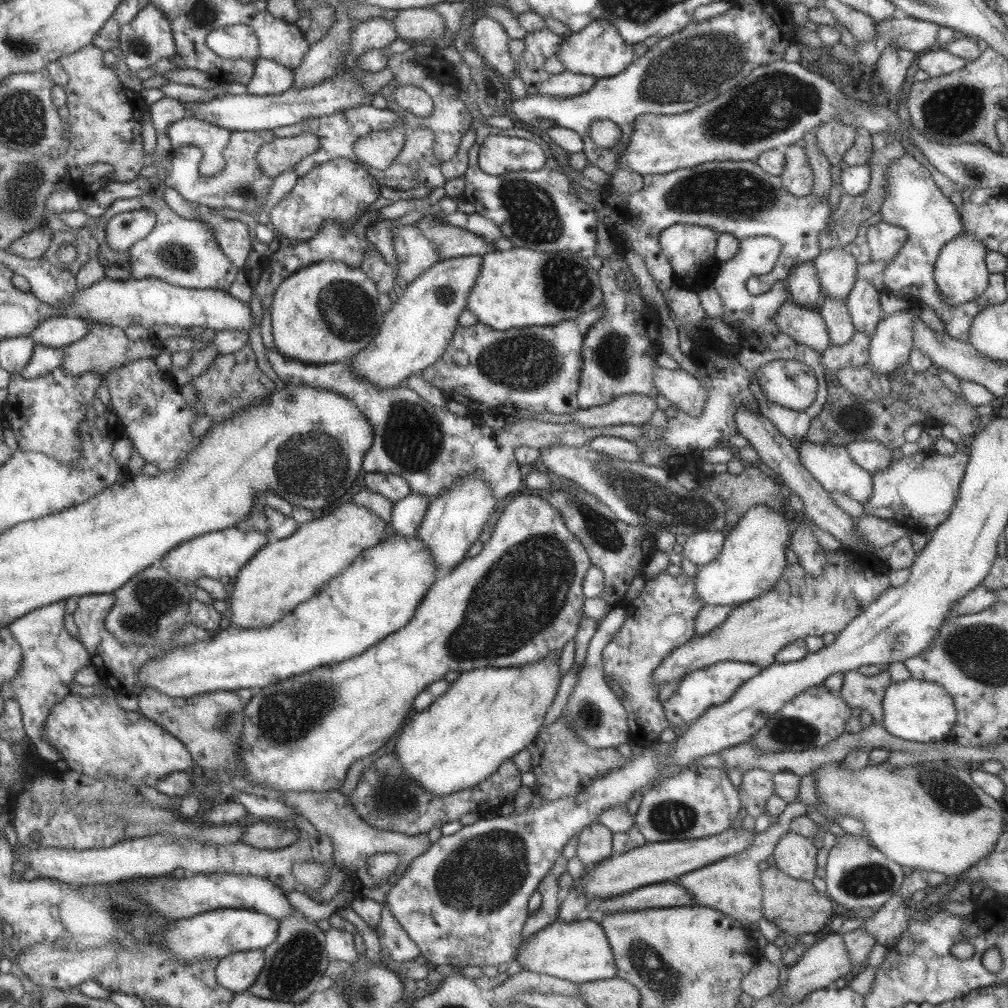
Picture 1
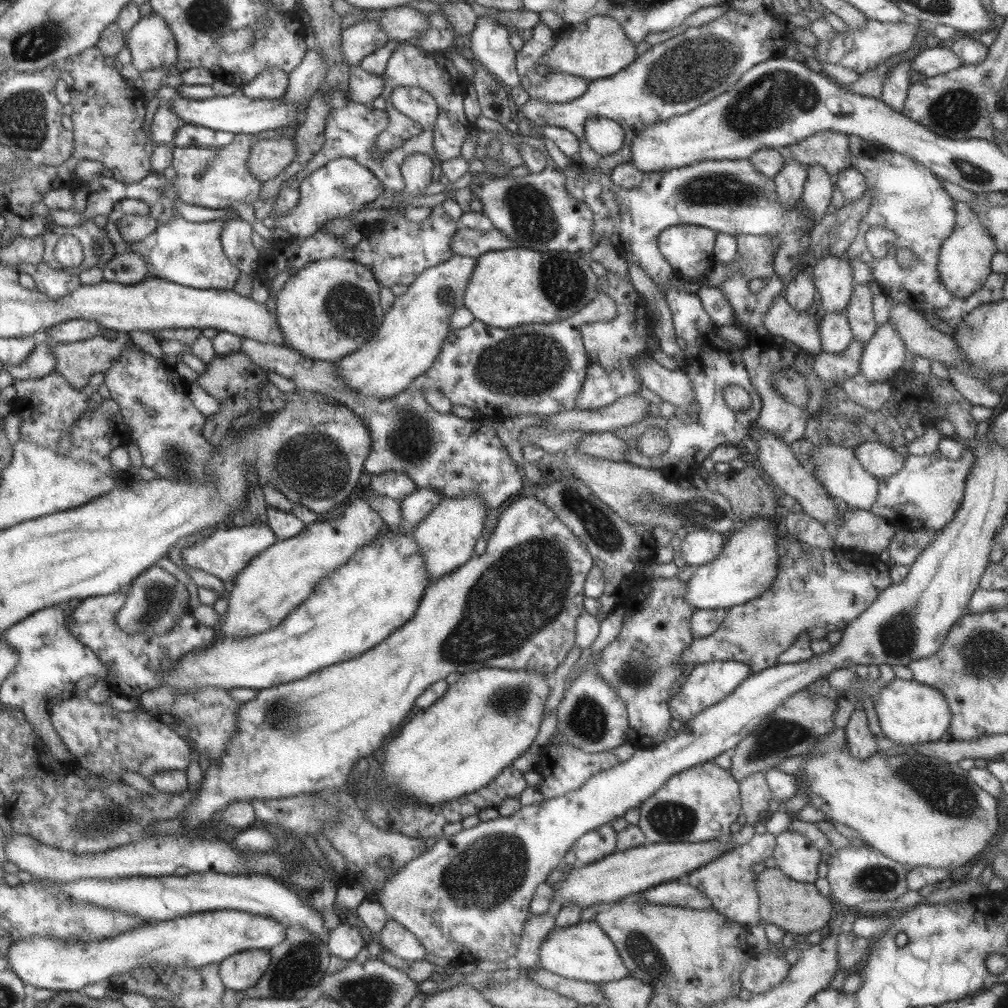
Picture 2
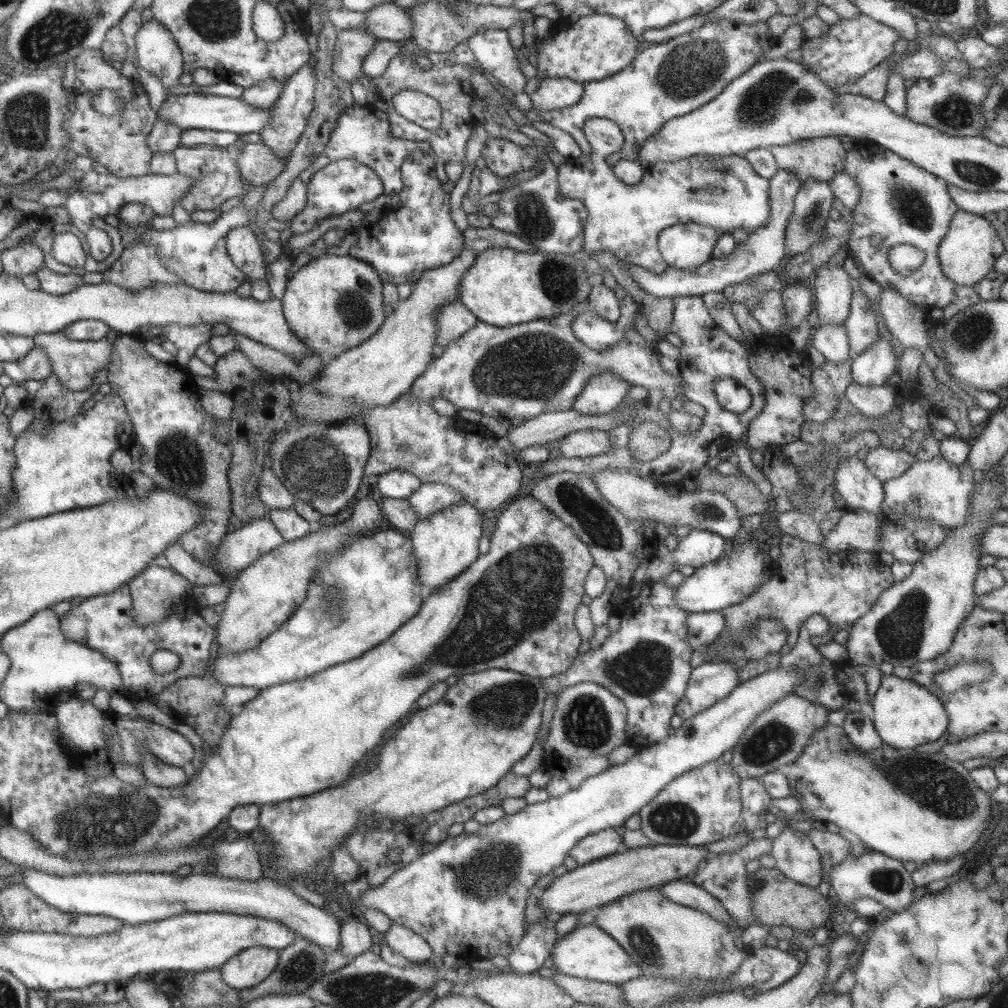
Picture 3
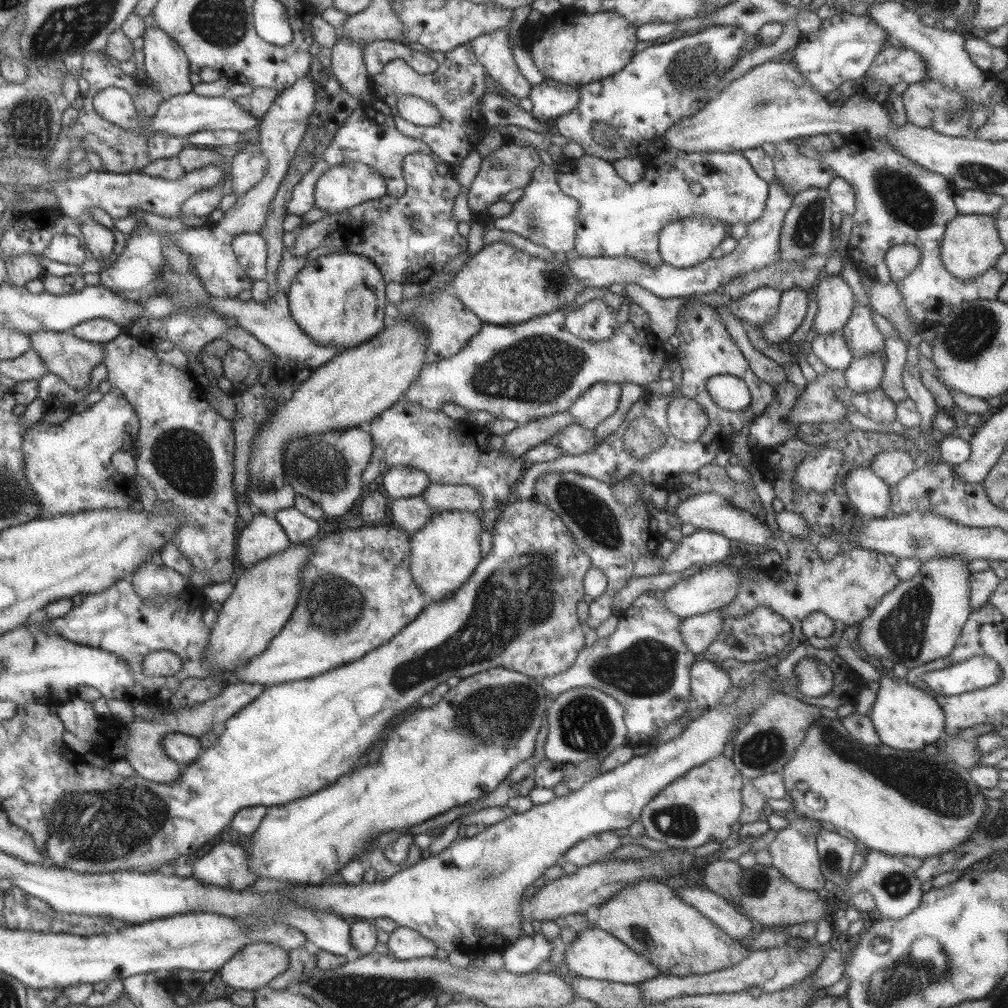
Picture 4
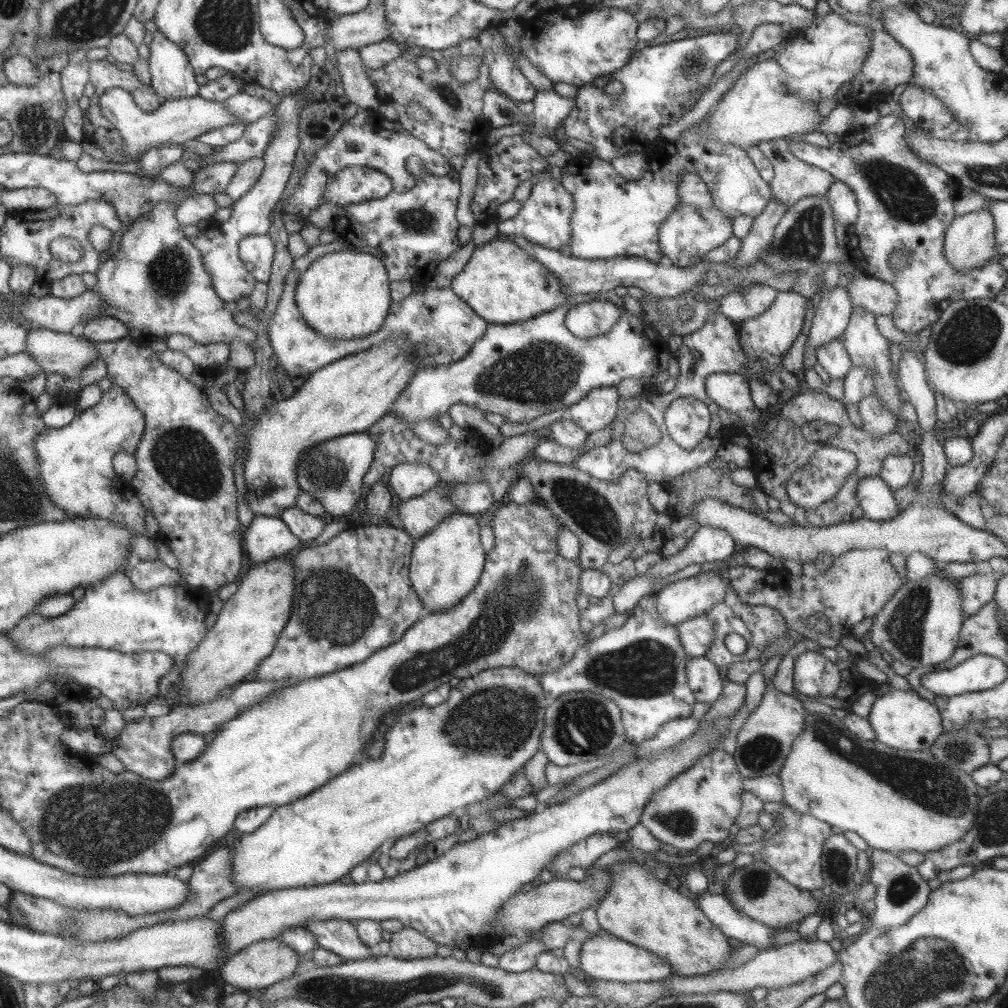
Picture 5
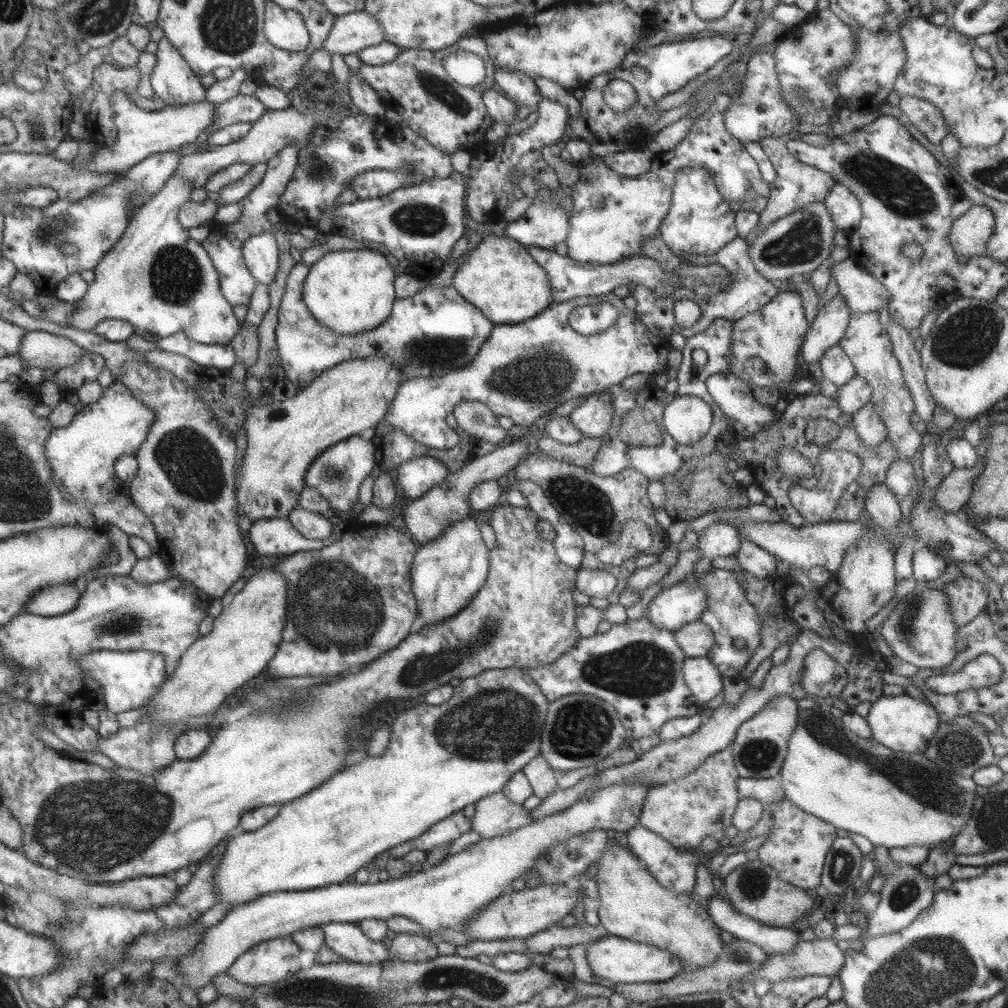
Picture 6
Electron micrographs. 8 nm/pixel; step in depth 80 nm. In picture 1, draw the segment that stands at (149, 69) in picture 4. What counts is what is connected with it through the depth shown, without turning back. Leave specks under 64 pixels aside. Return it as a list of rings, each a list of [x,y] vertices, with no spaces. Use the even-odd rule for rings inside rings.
[[[151,3],[142,6],[131,22],[122,24],[119,27],[117,47],[122,52],[122,61],[128,70],[135,72],[155,64],[160,58],[173,58],[175,49],[171,31],[166,16]]]

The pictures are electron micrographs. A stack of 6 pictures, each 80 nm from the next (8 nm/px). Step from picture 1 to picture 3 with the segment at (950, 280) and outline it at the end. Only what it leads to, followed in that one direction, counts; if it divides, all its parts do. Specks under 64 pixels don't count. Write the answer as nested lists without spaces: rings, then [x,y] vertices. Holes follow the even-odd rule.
[[[957,209],[947,228],[945,237],[938,246],[939,266],[942,273],[957,286],[973,286],[979,282],[991,269],[995,259],[1005,252],[1003,243],[999,241],[995,229],[987,220],[978,214]]]

